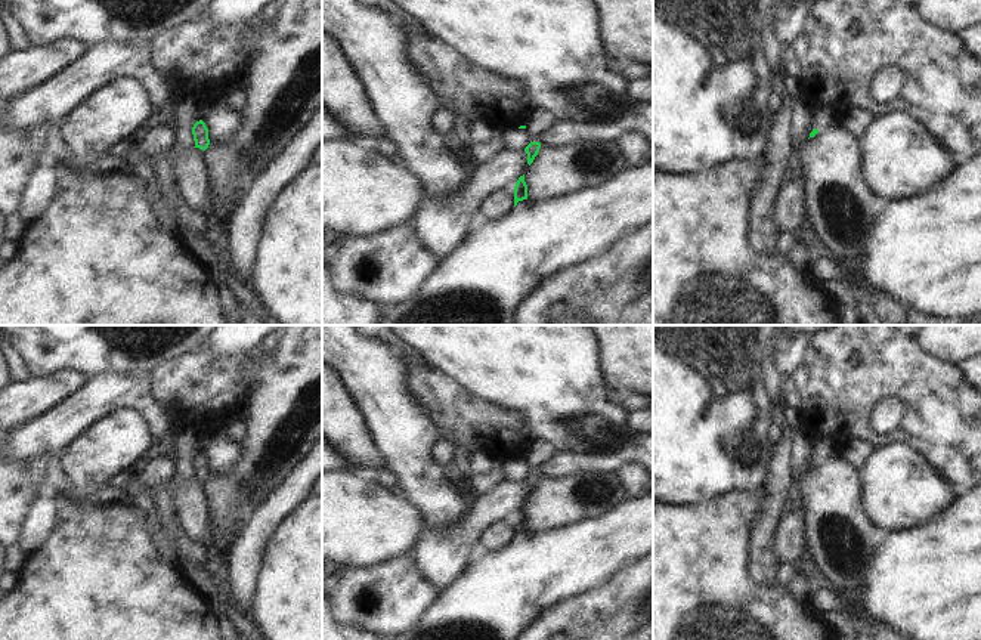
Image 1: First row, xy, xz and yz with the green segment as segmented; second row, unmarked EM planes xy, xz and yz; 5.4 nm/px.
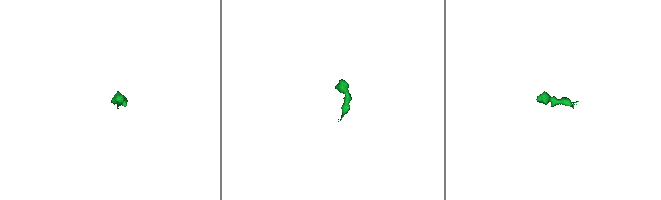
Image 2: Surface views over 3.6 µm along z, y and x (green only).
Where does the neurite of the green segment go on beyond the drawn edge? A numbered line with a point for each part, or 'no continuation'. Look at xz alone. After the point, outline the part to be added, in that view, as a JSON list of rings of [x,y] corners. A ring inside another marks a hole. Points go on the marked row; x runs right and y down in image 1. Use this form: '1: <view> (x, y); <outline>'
1: xz (501, 263); [[[653,161],[563,198],[519,201],[508,216],[479,222],[454,254],[442,260],[420,297],[384,306],[381,325],[519,325],[519,307],[541,284],[561,270],[607,254],[625,236],[652,222]]]

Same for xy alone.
no continuation

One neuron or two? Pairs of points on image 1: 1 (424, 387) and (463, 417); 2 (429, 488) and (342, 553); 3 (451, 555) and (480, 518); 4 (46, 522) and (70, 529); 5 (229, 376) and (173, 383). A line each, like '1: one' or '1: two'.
1: one
2: two
3: one
4: two
5: one

